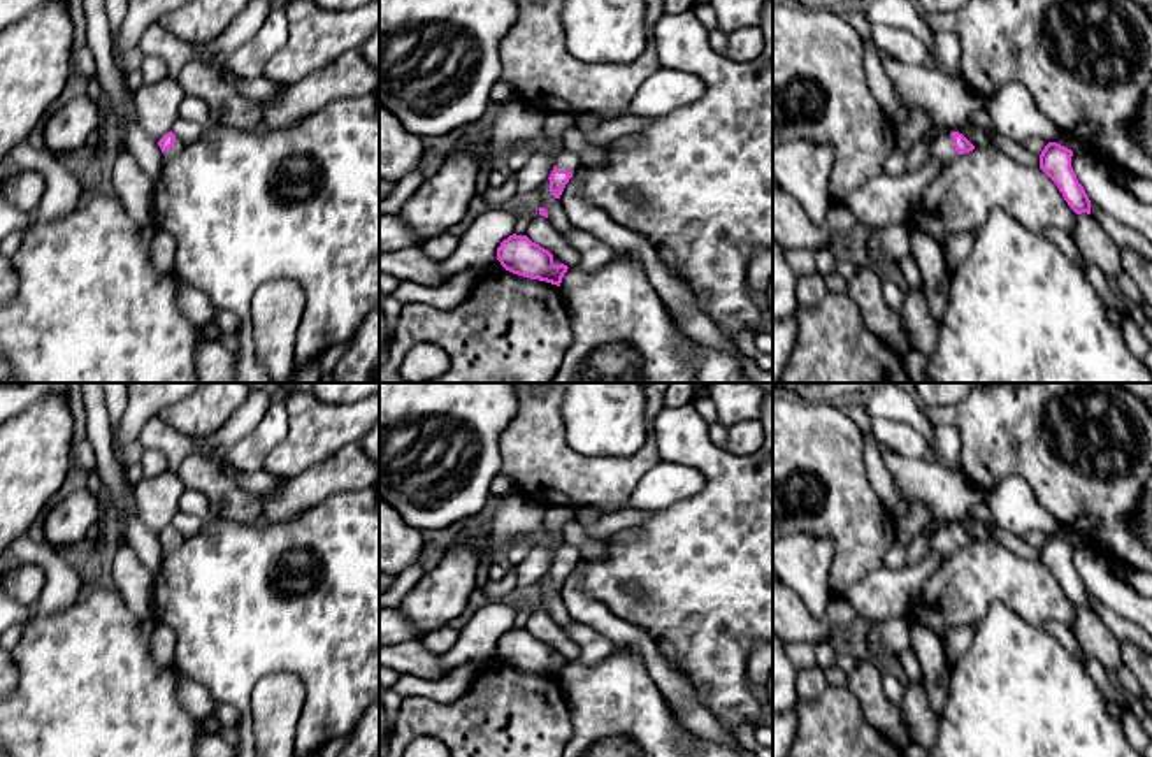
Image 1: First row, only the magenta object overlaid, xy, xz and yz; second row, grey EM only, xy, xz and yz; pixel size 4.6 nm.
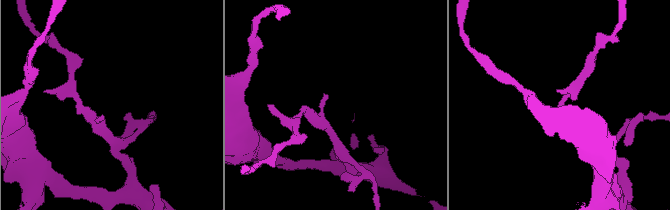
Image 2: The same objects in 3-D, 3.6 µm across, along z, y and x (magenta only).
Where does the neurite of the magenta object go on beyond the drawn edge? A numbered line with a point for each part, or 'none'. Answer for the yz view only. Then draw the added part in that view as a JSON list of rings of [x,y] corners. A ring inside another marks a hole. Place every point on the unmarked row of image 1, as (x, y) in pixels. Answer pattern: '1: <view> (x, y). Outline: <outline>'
1: yz (942, 541). Outline: [[[948,525],[940,527],[932,532],[932,537],[929,541],[929,550],[941,553],[943,557],[957,550],[957,544],[954,541],[954,532]]]

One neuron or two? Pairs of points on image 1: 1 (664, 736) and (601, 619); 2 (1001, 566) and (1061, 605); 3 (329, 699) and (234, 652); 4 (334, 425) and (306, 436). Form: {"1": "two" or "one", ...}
{"1": "two", "2": "one", "3": "one", "4": "one"}

